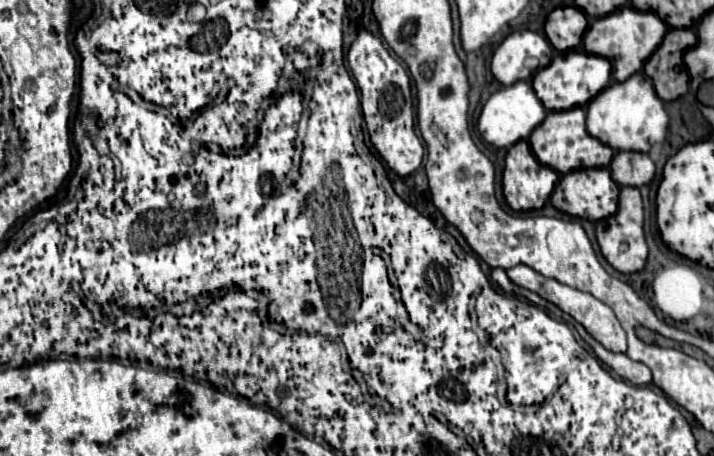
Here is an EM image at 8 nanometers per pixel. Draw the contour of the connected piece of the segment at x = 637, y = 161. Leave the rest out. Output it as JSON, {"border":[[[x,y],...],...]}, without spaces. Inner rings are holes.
{"border":[[[616,152],[610,162],[612,180],[620,186],[644,186],[654,178],[654,162],[644,152]]]}

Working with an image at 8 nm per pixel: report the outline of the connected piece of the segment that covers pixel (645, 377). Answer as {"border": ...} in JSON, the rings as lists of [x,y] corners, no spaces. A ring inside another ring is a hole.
{"border":[[[578,324],[578,334],[584,338],[584,342],[594,350],[594,354],[606,364],[610,366],[620,378],[628,380],[634,386],[646,386],[652,382],[652,372],[646,364],[642,362],[634,362],[630,360],[626,354],[614,354],[610,350],[606,350],[600,342],[596,342],[580,324]]]}

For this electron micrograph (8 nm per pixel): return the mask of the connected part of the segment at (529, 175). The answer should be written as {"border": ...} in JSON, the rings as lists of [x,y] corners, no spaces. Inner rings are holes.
{"border":[[[516,142],[508,154],[506,154],[506,166],[504,166],[504,174],[502,174],[502,190],[504,190],[504,198],[508,202],[508,206],[512,210],[540,210],[546,200],[550,198],[554,186],[558,182],[558,174],[554,170],[548,170],[546,166],[540,166],[540,162],[536,162],[536,156],[532,154],[528,142]]]}

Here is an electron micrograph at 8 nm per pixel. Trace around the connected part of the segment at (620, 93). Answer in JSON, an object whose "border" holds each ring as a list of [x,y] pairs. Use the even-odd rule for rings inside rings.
{"border":[[[644,72],[632,74],[626,82],[610,82],[592,102],[586,104],[588,132],[612,146],[612,150],[644,150],[648,152],[654,144],[664,142],[668,134],[668,114],[664,102],[658,98],[652,80]]]}

